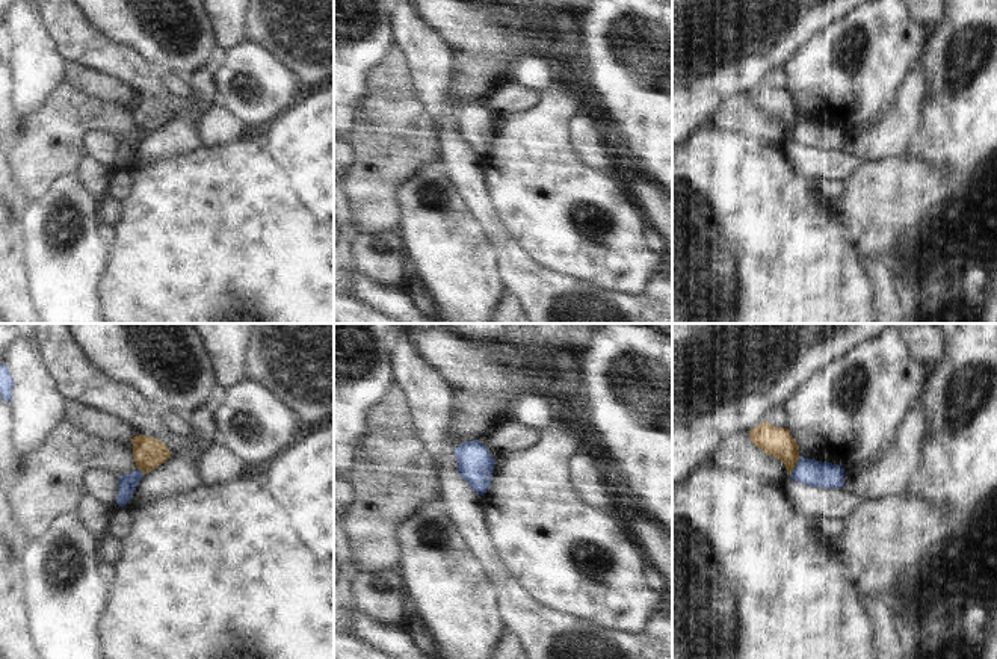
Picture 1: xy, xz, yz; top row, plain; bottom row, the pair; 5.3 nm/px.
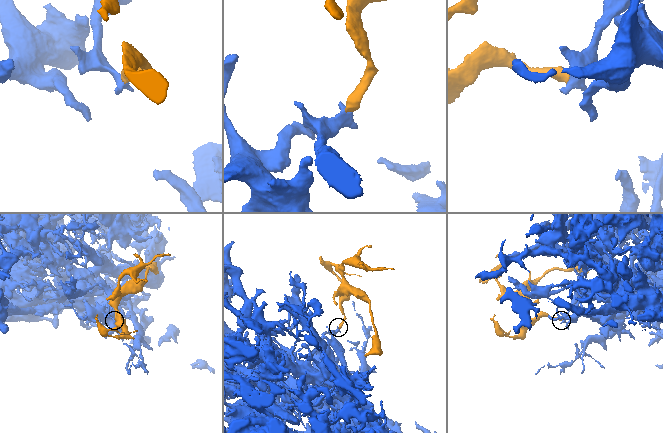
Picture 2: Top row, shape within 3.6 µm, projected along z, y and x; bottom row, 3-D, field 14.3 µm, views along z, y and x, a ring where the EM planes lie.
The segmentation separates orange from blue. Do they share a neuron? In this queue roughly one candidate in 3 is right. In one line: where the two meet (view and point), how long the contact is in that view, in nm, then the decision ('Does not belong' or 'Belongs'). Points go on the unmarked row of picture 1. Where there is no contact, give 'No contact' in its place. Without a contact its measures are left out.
Touches orange at yz (795, 127). Shared border 120 nm. Does not belong

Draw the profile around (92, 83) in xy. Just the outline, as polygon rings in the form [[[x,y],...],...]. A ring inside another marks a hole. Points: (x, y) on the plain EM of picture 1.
[[[65,62],[65,83],[88,97],[110,100],[131,98],[131,89],[124,82],[74,62]]]

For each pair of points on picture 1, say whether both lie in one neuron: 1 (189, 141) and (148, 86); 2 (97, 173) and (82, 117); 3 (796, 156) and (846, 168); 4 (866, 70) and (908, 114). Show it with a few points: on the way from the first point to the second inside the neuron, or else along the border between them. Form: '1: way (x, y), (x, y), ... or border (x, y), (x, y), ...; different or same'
1: border (185, 100), (185, 112), (171, 118); different
2: border (85, 156), (73, 174); different
3: way (808, 163), (834, 165); same
4: border (913, 70), (898, 91), (893, 106), (869, 124); different

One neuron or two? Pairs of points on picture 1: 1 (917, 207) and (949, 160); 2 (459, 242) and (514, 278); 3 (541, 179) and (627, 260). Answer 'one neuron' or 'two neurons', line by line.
1: two neurons
2: two neurons
3: one neuron

